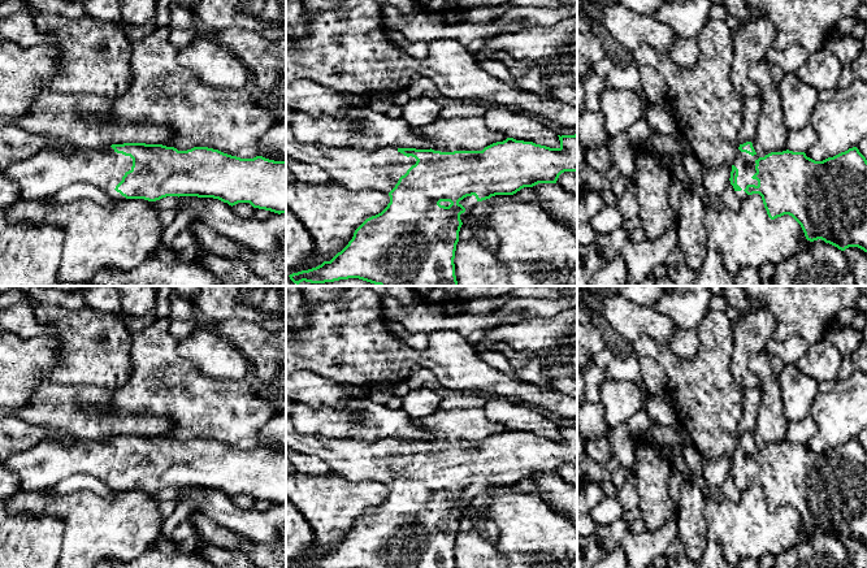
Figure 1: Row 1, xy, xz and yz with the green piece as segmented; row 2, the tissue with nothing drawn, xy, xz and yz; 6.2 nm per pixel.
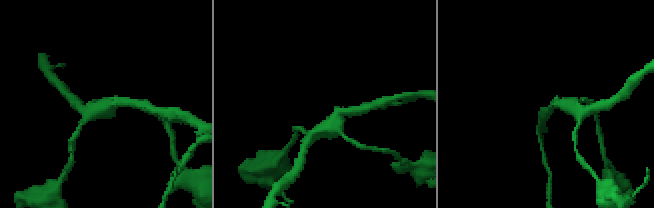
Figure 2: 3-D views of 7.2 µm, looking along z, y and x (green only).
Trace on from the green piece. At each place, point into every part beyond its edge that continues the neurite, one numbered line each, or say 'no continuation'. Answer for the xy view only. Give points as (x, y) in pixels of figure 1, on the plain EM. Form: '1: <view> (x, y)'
1: xy (46, 464)

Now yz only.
1: yz (745, 454)

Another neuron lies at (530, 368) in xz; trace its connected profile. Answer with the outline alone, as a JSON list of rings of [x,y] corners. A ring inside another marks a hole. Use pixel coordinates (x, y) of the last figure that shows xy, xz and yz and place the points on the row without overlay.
[[[498,343],[490,351],[506,355],[520,380],[539,386],[547,385],[549,368],[552,363],[546,356],[515,351],[506,343]]]

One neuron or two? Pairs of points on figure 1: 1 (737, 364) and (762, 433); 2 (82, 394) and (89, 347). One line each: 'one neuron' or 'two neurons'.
1: two neurons
2: two neurons

